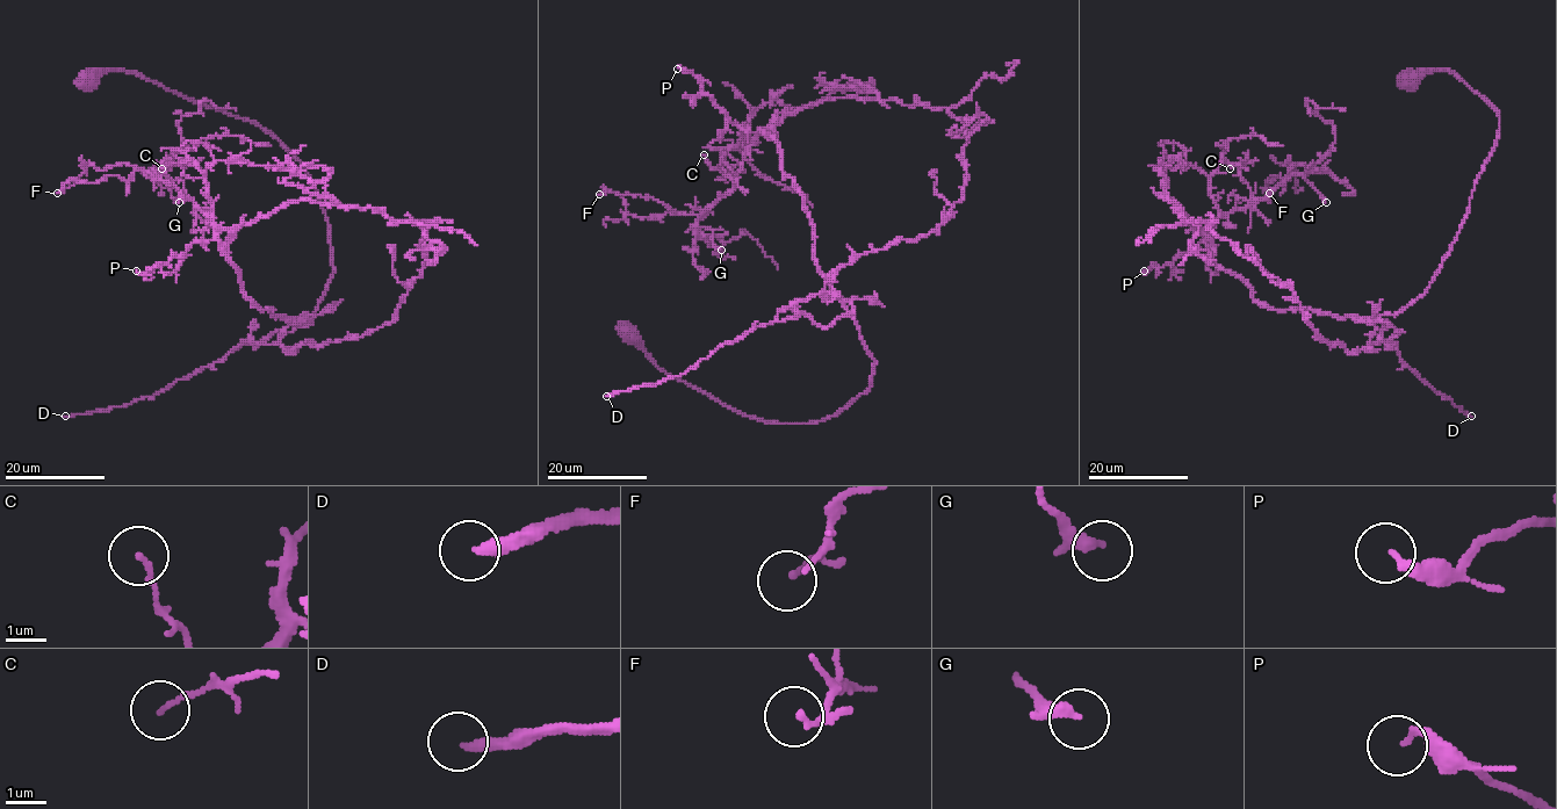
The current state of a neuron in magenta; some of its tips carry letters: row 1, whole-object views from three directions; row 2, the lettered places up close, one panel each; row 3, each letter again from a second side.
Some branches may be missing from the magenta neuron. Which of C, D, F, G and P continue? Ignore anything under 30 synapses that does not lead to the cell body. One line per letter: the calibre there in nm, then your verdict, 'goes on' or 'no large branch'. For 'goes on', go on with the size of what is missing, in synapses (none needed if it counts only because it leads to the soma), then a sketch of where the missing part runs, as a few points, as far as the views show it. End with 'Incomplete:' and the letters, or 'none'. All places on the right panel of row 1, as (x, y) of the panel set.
C: 120 nm | no large branch
D: 320 nm | goes on | 190 syn | (1471, 416), (1487, 424), (1453, 436), (1378, 384), (1321, 372), (1284, 308), (1222, 271), (1173, 187)
F: 150 nm | no large branch
G: 220 nm | no large branch
P: 190 nm | no large branch
Incomplete: D

